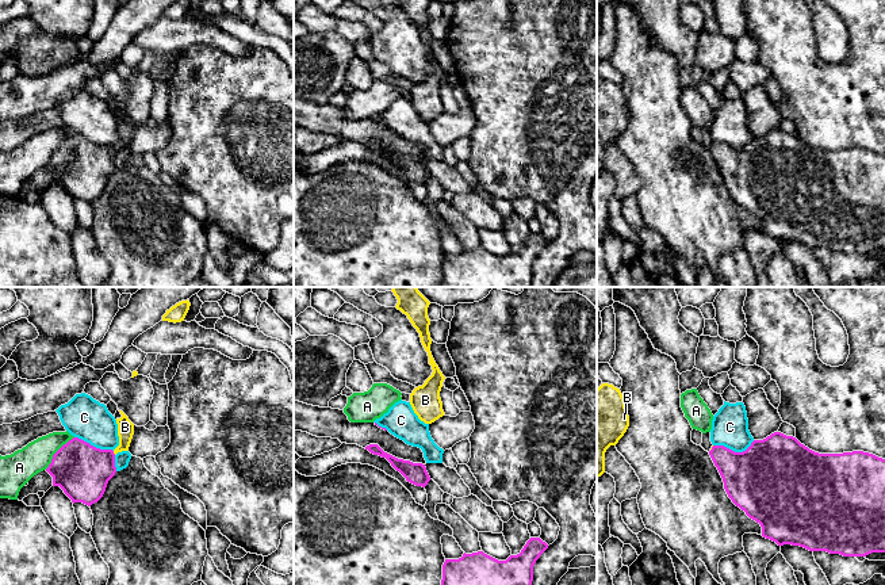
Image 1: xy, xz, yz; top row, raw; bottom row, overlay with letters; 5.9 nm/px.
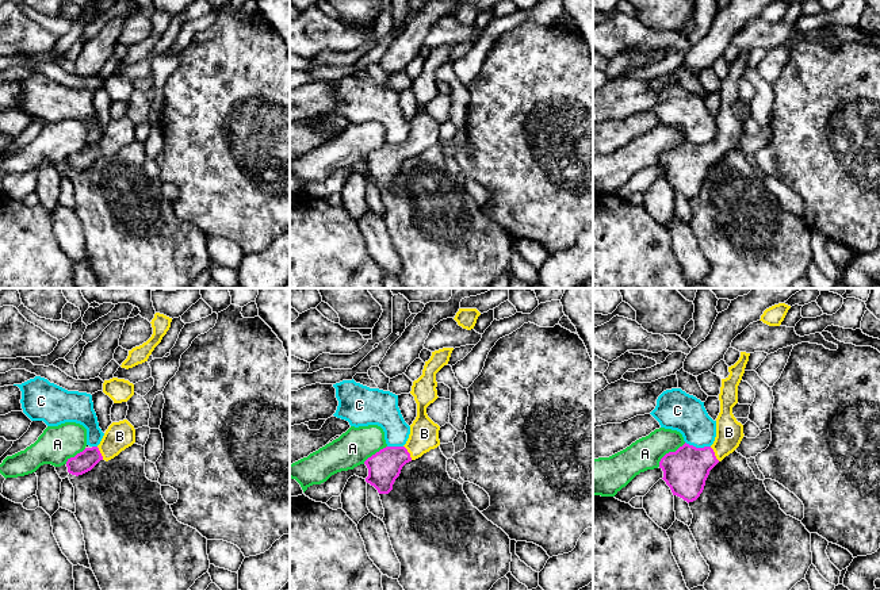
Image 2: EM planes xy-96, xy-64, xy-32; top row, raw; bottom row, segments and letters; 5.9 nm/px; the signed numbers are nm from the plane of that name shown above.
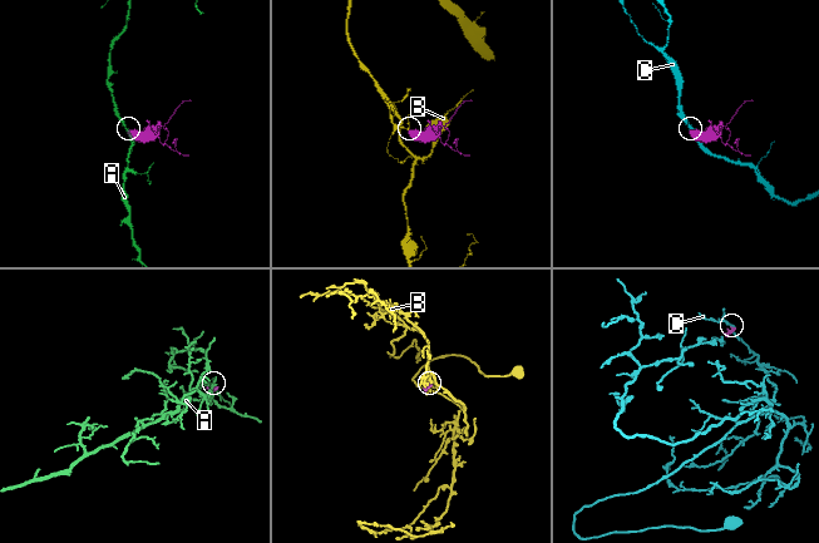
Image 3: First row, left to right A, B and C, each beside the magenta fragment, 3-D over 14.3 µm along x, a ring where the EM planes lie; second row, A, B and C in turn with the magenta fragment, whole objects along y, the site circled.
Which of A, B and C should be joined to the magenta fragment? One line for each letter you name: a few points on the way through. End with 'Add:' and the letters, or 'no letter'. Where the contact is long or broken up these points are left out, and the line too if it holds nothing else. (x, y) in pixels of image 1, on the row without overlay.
B: runs through xy (81, 167), (98, 163), (112, 149), (125, 137), (125, 123)
Add: B

